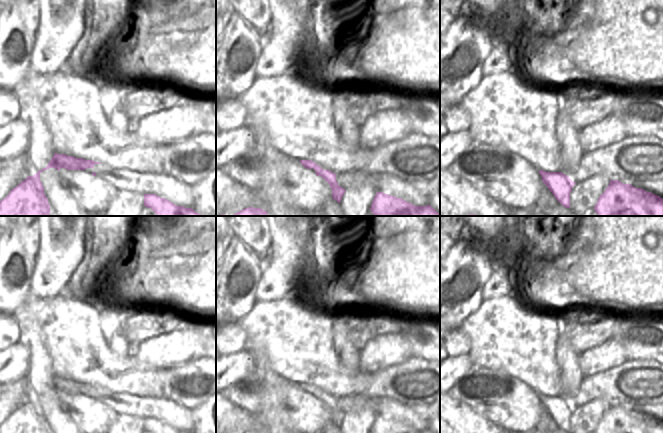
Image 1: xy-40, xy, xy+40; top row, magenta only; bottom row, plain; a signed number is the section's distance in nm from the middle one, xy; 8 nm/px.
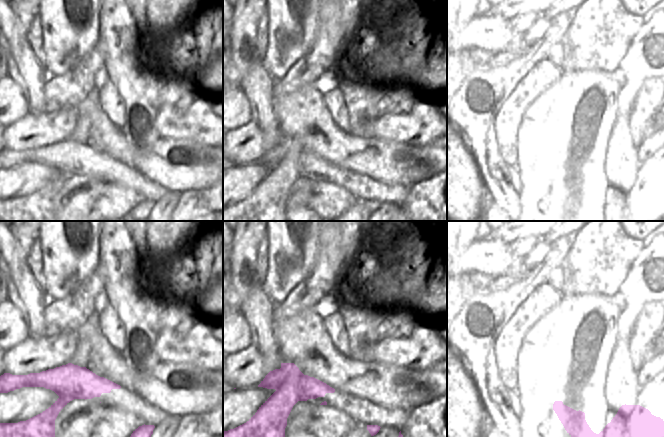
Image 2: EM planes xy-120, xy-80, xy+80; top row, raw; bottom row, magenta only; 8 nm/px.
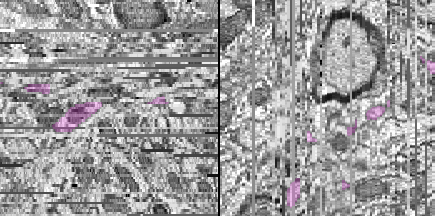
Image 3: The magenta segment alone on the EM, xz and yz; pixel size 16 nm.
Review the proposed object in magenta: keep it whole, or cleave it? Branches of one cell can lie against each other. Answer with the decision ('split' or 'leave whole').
split

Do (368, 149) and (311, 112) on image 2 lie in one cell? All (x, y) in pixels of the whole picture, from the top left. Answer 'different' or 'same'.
same

